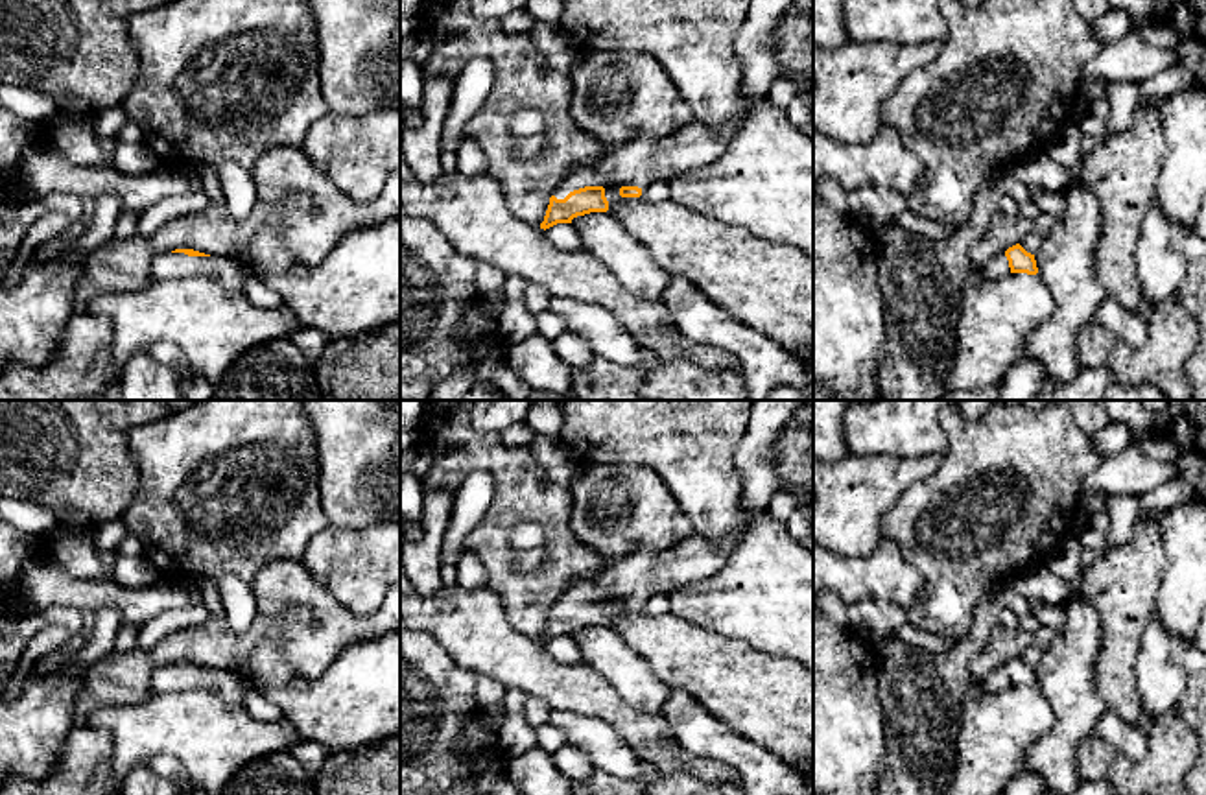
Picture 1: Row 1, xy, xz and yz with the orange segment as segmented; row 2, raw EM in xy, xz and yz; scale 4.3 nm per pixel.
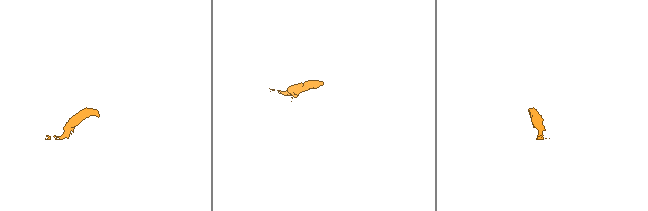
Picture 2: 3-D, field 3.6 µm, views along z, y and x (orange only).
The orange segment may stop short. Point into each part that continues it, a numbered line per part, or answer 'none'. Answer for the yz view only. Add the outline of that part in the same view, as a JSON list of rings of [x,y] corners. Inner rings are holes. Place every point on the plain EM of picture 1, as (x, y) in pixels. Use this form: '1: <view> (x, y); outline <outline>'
1: yz (996, 681); outline [[[996,670],[988,677],[985,677],[975,690],[996,694],[1007,690],[1009,686],[1009,673],[1005,670]]]

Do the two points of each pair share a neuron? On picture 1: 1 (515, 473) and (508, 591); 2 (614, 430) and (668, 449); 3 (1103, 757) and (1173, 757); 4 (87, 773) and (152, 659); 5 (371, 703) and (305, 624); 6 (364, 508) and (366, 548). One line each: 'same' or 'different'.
1: same
2: same
3: same
4: different
5: different
6: different

